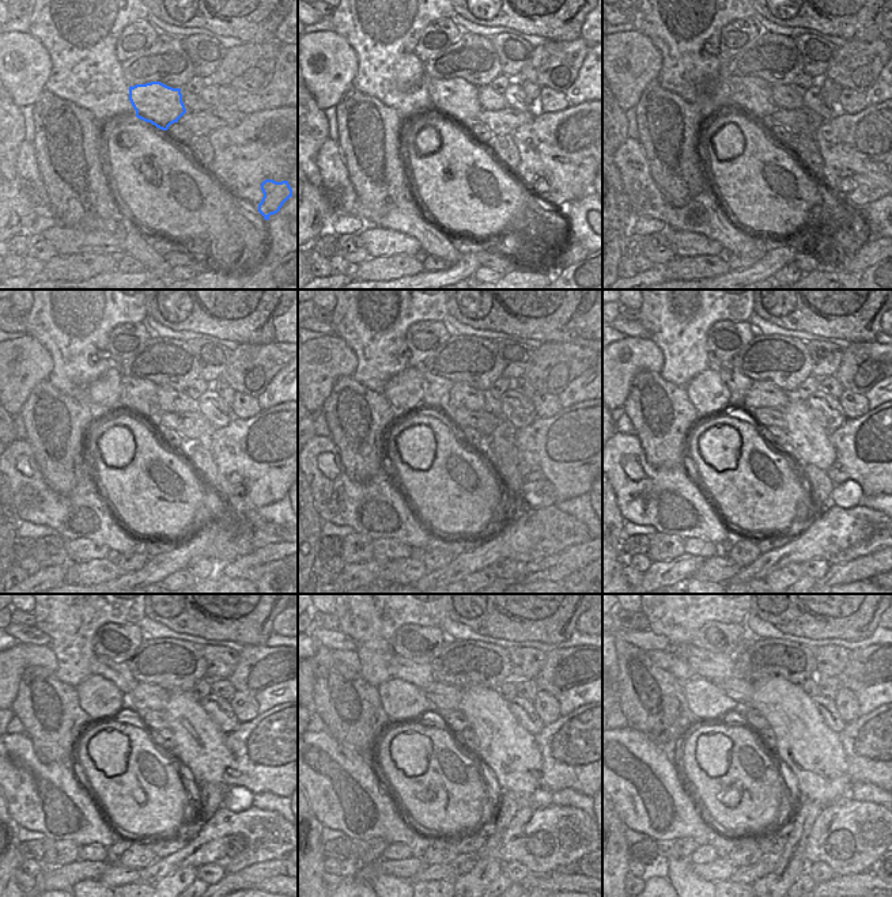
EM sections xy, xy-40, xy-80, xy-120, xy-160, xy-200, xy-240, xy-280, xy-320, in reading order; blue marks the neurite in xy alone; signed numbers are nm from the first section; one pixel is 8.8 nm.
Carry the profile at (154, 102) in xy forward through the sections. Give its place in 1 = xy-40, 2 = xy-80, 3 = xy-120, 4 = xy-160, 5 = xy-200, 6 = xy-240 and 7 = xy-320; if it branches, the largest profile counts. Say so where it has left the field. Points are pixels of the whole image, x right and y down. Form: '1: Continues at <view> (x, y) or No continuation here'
1: Continues at xy-40 (454, 98)
2: Continues at xy-80 (751, 94)
3: Continues at xy-120 (136, 394)
4: Continues at xy-160 (435, 389)
5: Continues at xy-200 (739, 385)
6: Continues at xy-240 (118, 674)
7: Continues at xy-320 (711, 666).

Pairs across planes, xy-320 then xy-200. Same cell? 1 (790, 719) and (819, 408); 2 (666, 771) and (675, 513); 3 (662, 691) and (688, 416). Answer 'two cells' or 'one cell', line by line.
1: two cells
2: one cell
3: one cell

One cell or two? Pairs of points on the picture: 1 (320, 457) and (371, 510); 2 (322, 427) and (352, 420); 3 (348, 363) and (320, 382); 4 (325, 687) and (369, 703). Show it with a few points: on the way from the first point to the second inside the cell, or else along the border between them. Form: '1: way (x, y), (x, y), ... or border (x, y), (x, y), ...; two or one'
1: way (328, 470), (358, 500); one
2: border (321, 412), (331, 435); two
3: way (340, 363), (335, 363), (324, 374); one
4: way (336, 689), (341, 695), (358, 693); one

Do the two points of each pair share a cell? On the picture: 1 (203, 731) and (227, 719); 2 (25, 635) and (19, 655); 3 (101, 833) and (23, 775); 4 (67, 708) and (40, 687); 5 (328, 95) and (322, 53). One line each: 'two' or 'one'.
1: two
2: two
3: one
4: one
5: one

